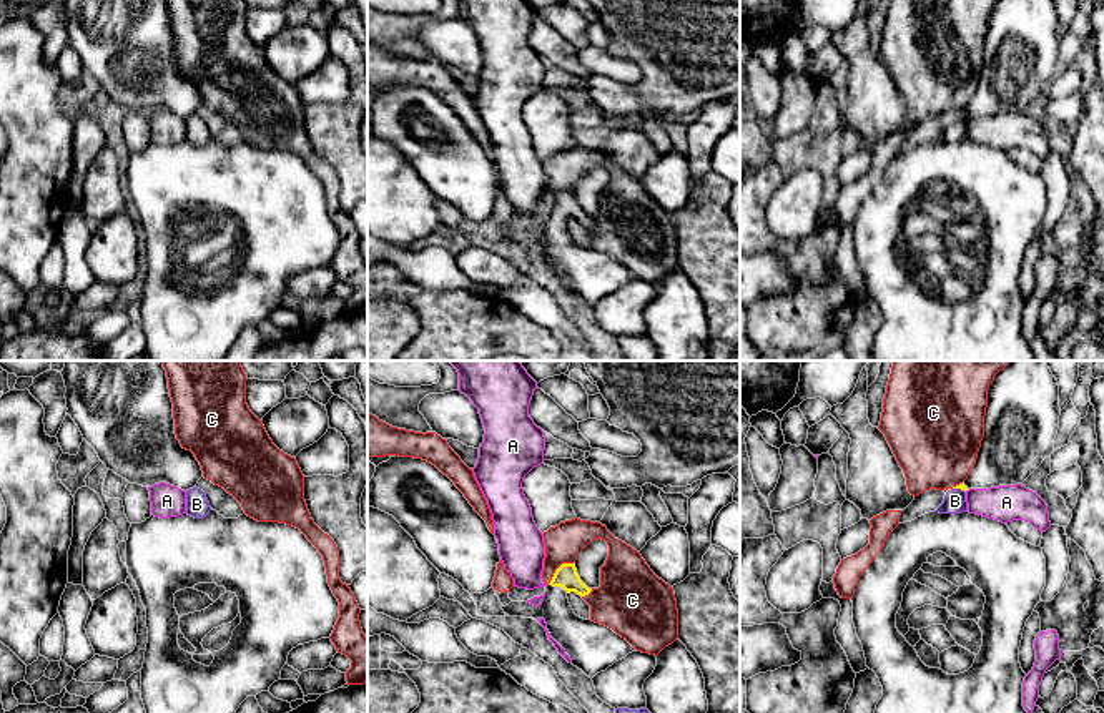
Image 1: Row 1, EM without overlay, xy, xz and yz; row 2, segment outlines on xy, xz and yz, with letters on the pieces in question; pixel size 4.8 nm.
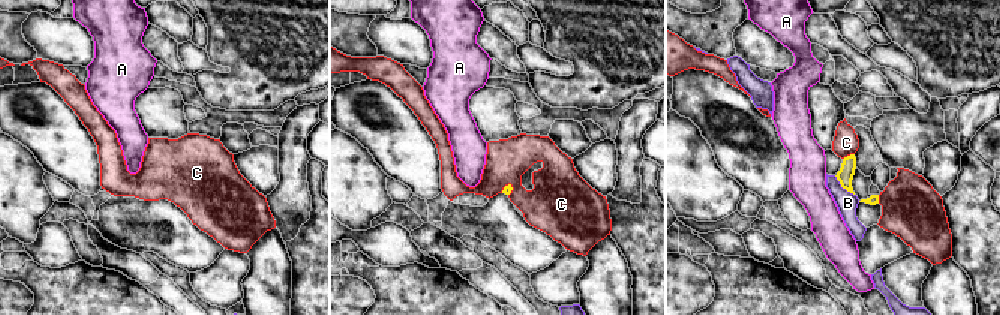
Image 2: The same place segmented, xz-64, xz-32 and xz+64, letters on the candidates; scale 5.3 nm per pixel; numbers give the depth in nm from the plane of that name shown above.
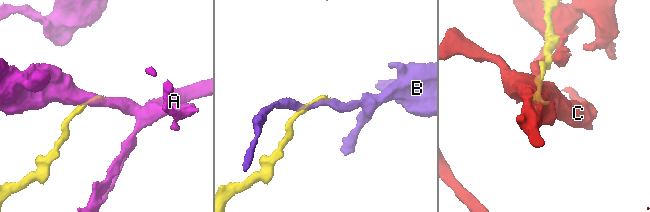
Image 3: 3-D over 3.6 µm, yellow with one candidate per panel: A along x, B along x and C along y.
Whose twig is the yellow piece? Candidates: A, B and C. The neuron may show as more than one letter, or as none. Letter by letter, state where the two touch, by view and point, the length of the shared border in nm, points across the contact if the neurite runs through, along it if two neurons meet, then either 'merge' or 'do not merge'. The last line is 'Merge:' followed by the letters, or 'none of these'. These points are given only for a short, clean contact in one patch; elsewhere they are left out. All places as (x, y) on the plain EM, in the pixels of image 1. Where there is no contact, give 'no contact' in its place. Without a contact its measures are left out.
A: contact yz (966, 117); length 30 nm; border yz (970, 117), (965, 118); do not merge
B: contact yz (955, 115); length 100 nm; border yz (965, 118), (950, 117), (946, 120); do not merge
C: contact xz (557, 196); length 170 nm; do not merge
Merge: none of these

